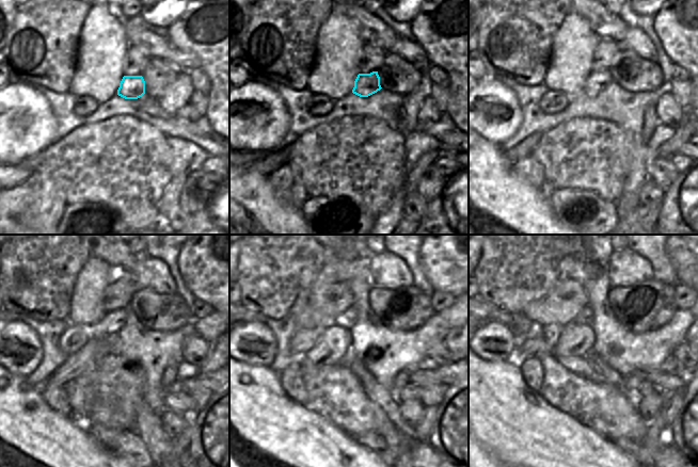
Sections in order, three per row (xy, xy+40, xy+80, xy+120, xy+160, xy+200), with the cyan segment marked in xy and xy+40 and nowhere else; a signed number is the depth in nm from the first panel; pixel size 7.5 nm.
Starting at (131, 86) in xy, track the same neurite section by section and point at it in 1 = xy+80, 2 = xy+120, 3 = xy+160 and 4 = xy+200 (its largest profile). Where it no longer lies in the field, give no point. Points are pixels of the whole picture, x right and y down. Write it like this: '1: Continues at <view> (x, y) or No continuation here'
1: Continues at xy+80 (597, 81)
2: Continues at xy+120 (111, 323)
3: Continues at xy+160 (347, 319)
4: Continues at xy+200 (585, 317).

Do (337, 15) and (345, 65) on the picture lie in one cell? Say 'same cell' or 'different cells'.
same cell

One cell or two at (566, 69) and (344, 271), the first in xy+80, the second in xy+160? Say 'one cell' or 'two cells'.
two cells

